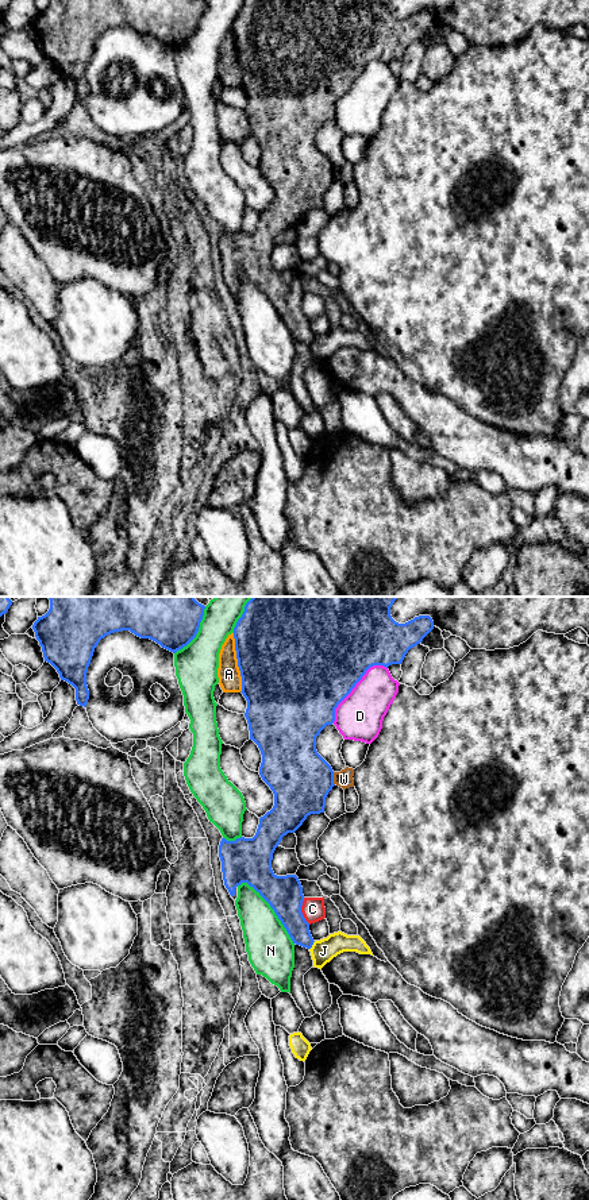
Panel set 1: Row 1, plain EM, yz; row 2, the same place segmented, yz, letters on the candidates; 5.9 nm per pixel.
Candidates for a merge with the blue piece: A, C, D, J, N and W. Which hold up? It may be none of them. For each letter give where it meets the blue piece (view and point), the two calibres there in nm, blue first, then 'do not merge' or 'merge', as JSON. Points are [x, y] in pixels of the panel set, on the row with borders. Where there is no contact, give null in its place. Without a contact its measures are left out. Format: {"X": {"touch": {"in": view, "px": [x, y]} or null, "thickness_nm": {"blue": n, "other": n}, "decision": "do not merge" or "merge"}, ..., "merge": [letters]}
{"A": {"touch": {"in": "yz", "px": [238, 663]}, "thickness_nm": {"blue": 500, "other": 140}, "decision": "do not merge"}, "C": {"touch": {"in": "yz", "px": [300, 911]}, "thickness_nm": {"blue": 220, "other": 140}, "decision": "do not merge"}, "D": {"touch": {"in": "yz", "px": [354, 686]}, "thickness_nm": {"blue": 500, "other": 280}, "decision": "do not merge"}, "J": {"touch": {"in": "yz", "px": [312, 944]}, "thickness_nm": {"blue": 150, "other": 140}, "decision": "do not merge"}, "N": {"touch": {"in": "yz", "px": [272, 907]}, "thickness_nm": {"blue": 220, "other": 280}, "decision": "do not merge"}, "W": {"touch": {"in": "yz", "px": [333, 779]}, "thickness_nm": {"blue": 360, "other": 100}, "decision": "do not merge"}, "merge": []}

